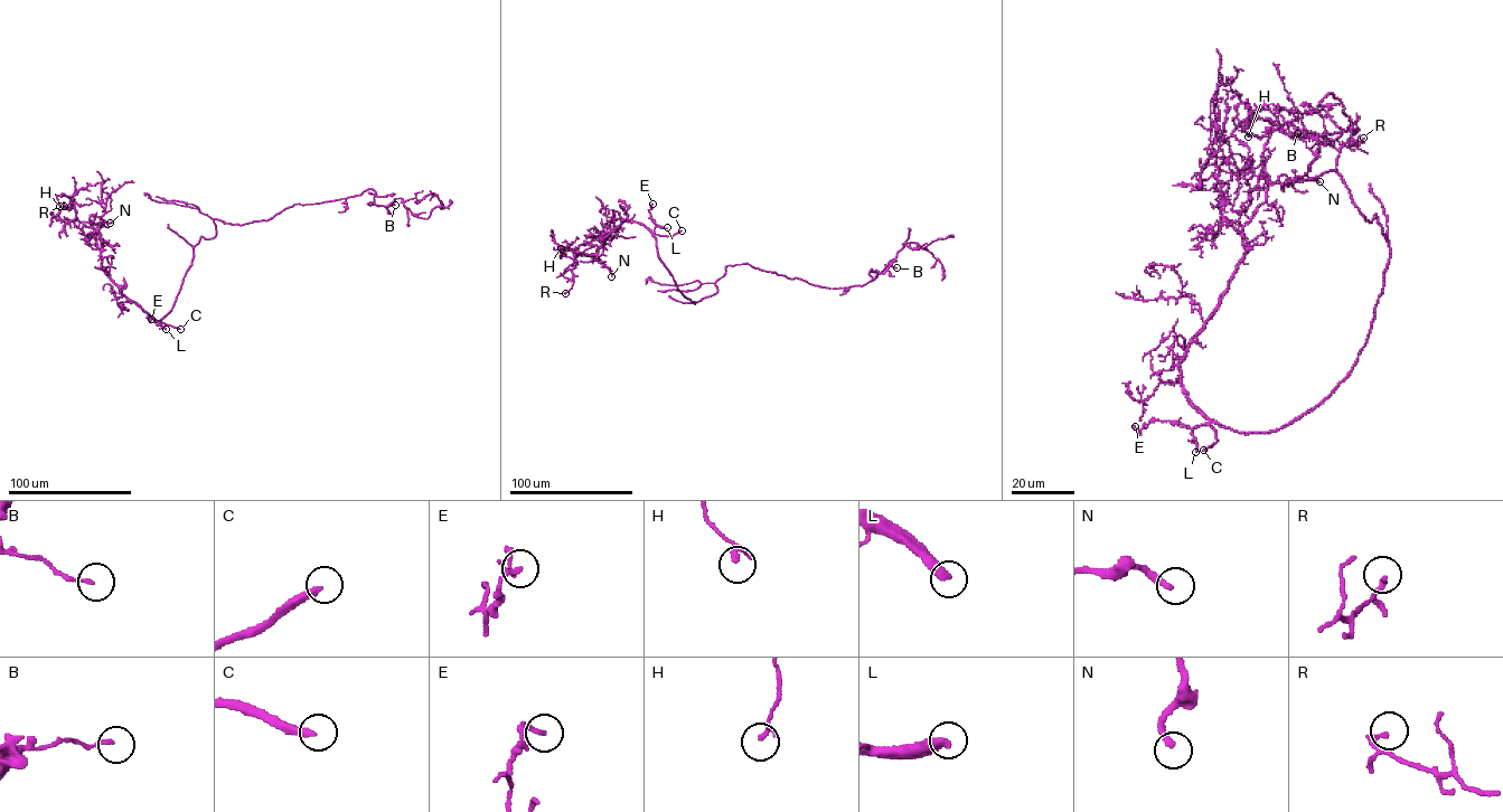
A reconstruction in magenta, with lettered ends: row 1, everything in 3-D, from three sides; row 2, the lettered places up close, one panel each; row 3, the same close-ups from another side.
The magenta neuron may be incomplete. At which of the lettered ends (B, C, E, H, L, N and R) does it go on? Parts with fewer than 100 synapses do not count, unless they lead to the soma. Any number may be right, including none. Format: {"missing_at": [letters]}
{"missing_at": ["C", "L"]}

